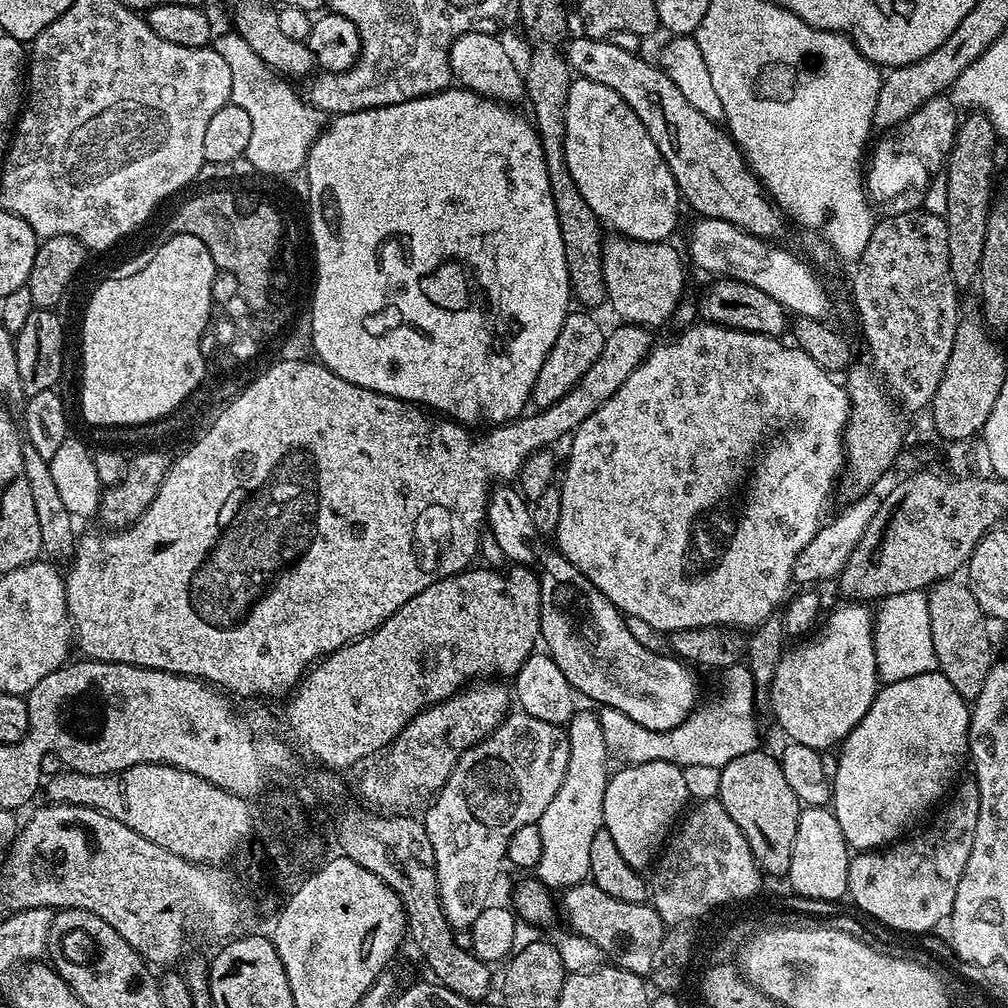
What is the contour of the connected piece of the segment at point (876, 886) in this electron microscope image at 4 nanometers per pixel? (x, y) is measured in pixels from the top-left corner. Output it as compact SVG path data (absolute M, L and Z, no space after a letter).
M975 779L963 780L955 785L954 791L947 797L948 805L933 818L932 825L925 832L901 838L883 850L856 852L849 859L848 896L878 923L897 928L900 932L928 934L936 930L943 920L945 923L951 917L954 894L958 894L958 882L962 882L962 870L966 870L966 861L970 859L970 850L974 846L974 830L978 826L980 809L980 787L976 785Z

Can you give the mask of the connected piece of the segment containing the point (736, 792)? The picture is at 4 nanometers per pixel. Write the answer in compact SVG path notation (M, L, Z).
M763 750L743 754L725 764L720 769L720 776L720 804L726 806L726 814L738 822L738 830L742 830L746 842L750 842L750 850L756 855L761 873L787 877L790 858L794 858L794 838L798 834L802 805L798 794L790 790L779 759Z

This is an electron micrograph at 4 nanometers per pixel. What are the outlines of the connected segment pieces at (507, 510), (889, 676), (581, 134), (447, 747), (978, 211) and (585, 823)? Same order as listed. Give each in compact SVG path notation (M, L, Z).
M496 486L488 494L488 514L486 528L492 531L492 540L500 547L500 552L513 565L527 566L535 571L540 580L540 634L547 655L566 674L566 682L575 688L581 697L589 696L596 706L613 707L626 717L633 719L646 730L668 731L678 726L697 707L696 699L700 688L696 685L696 676L685 661L672 654L654 653L646 650L626 630L625 617L612 603L551 543L546 542L532 521L532 509L529 501L512 486Z
M924 592L894 594L879 601L874 612L872 637L878 674L884 684L937 671L934 642L930 638L930 606Z
M581 78L571 81L569 94L565 102L564 148L566 166L578 186L586 206L594 210L601 225L612 227L613 233L627 236L629 240L642 242L664 242L676 228L680 220L682 197L675 184L670 167L659 153L654 139L650 138L638 115L627 105L618 93L599 82Z
M481 678L461 688L449 700L419 712L375 761L377 764L365 770L360 780L363 803L384 814L404 814L431 801L450 778L462 754L478 741L487 740L509 715L510 688L504 684L507 683L496 678Z
M972 112L961 119L956 130L954 146L944 167L948 201L942 215L948 224L948 249L950 250L950 274L957 289L964 290L977 283L980 274L982 246L985 245L988 211L993 204L992 178L994 176L994 152L998 137L993 124L983 113Z
M583 712L573 716L567 725L570 760L566 766L566 778L562 778L562 786L558 786L558 794L554 794L554 802L546 806L546 814L542 814L539 822L542 834L542 856L538 858L534 876L552 890L562 890L571 884L583 884L589 879L590 841L604 826L606 749L602 726L592 712L591 714Z

